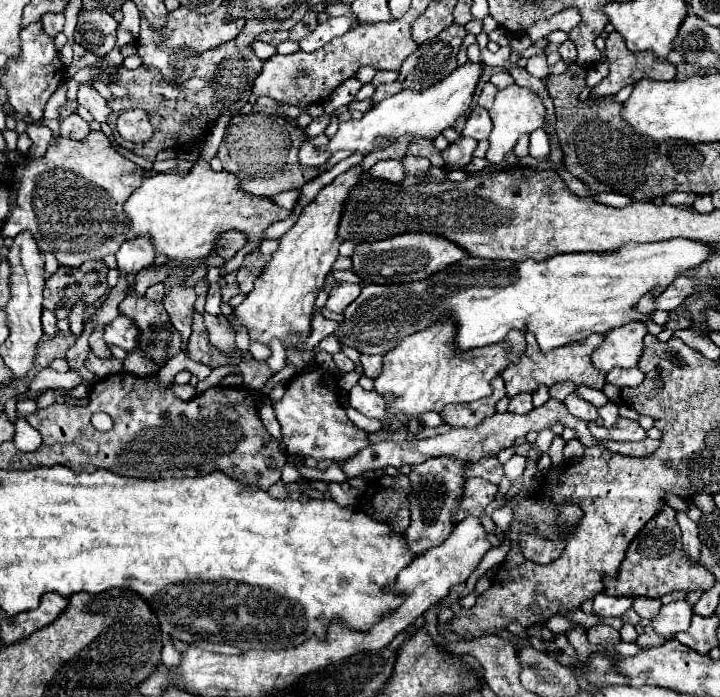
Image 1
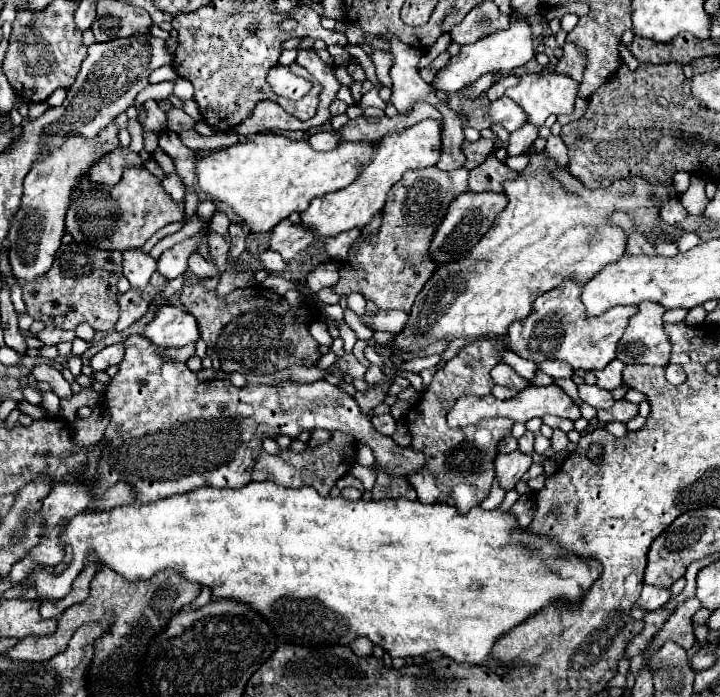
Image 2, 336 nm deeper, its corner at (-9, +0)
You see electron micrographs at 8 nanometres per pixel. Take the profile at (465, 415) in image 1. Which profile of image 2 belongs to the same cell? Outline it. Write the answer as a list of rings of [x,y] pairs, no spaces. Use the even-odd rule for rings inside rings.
[[[477,341],[463,347],[457,357],[441,367],[427,391],[421,395],[421,401],[407,411],[407,427],[413,435],[411,447],[425,451],[427,463],[415,475],[409,475],[409,481],[415,485],[421,503],[445,503],[449,497],[455,499],[459,513],[467,513],[471,507],[479,505],[491,491],[495,479],[493,461],[497,457],[497,443],[511,433],[513,421],[509,419],[483,419],[475,425],[463,429],[451,429],[445,421],[447,411],[461,395],[485,396],[491,394],[493,379],[489,371],[501,361],[499,345],[495,341]]]

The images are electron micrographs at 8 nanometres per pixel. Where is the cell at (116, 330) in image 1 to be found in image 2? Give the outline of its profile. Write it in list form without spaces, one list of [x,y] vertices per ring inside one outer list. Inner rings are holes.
[[[163,305],[159,307],[155,319],[145,327],[145,337],[157,345],[185,347],[199,341],[199,329],[191,313],[173,305]]]

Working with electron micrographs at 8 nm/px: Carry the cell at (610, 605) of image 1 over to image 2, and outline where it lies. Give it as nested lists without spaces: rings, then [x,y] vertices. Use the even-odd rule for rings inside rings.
[[[643,585],[641,597],[639,597],[639,605],[645,607],[647,611],[655,611],[659,607],[663,607],[667,601],[671,599],[671,589],[663,589],[663,587],[655,587],[655,585]]]

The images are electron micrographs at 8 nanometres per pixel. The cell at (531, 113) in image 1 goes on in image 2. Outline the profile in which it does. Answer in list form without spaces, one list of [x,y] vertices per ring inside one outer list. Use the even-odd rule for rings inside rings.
[[[541,71],[541,73],[527,73],[527,75],[521,75],[519,83],[511,89],[505,91],[507,97],[511,97],[517,105],[521,105],[529,117],[529,123],[541,127],[545,123],[545,119],[549,115],[569,115],[573,113],[573,105],[575,105],[575,99],[577,99],[577,89],[579,89],[579,83],[575,79],[571,79],[569,75],[563,75],[563,73],[557,73],[557,71]]]

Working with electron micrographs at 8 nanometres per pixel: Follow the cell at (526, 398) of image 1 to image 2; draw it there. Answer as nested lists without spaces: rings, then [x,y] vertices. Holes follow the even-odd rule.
[[[501,363],[501,365],[495,365],[493,371],[491,371],[491,377],[497,385],[503,385],[503,387],[509,387],[509,389],[515,389],[515,391],[523,391],[529,381],[523,379],[521,375],[517,375],[509,365]]]

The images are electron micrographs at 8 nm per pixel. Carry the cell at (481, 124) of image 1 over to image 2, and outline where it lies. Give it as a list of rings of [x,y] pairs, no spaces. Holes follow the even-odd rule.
[[[501,97],[501,99],[493,101],[491,109],[489,109],[489,115],[491,115],[493,123],[501,123],[511,133],[521,129],[527,123],[525,111],[509,97]]]

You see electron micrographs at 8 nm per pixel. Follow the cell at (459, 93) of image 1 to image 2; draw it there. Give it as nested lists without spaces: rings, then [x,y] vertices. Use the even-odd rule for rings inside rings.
[[[525,17],[513,19],[509,29],[499,29],[495,33],[489,33],[487,37],[483,37],[481,41],[469,43],[469,45],[461,45],[459,55],[451,57],[451,61],[447,63],[447,67],[443,67],[437,77],[433,87],[441,89],[441,91],[459,91],[465,85],[471,85],[473,81],[477,81],[481,75],[485,75],[487,71],[497,71],[497,73],[507,73],[515,67],[525,65],[531,57],[535,55],[533,51],[533,33],[531,33],[531,25],[527,23]]]

